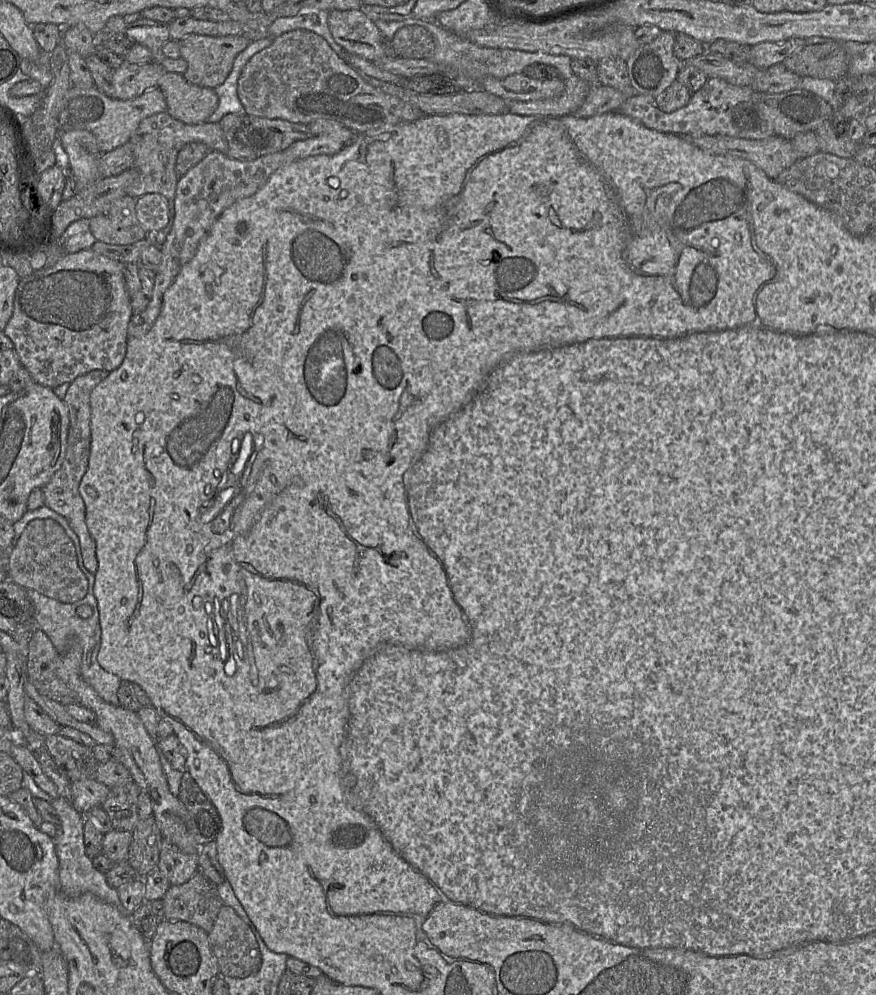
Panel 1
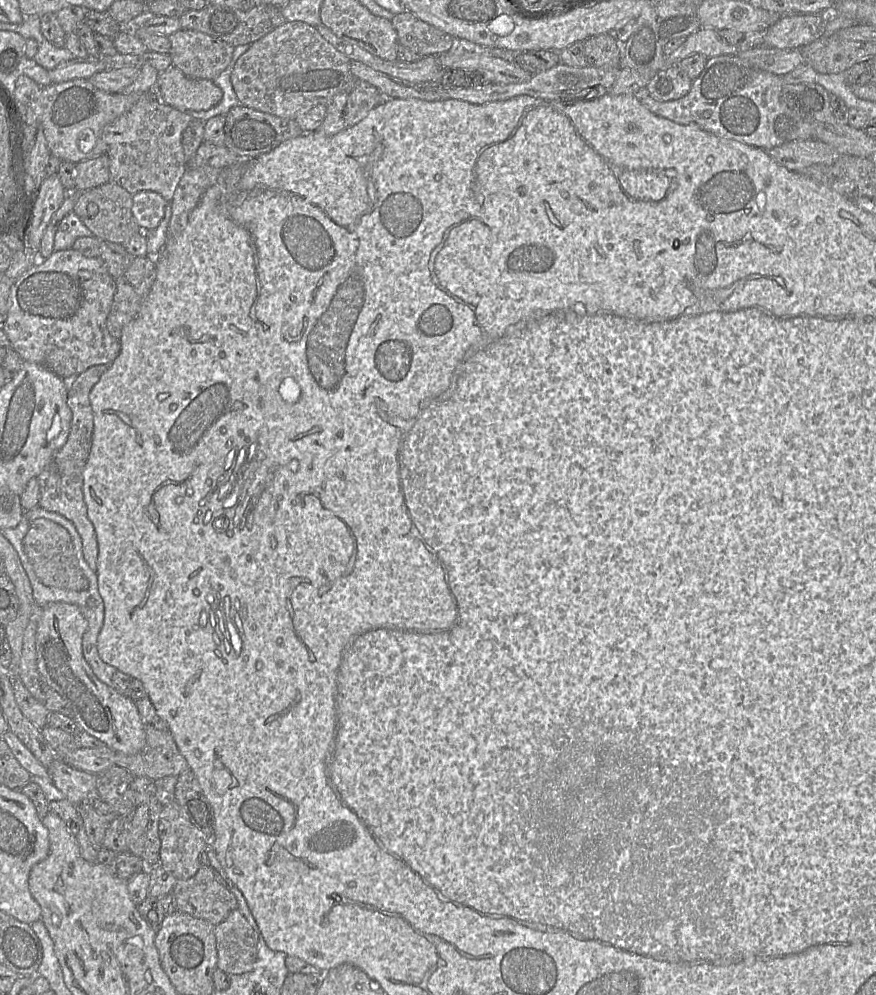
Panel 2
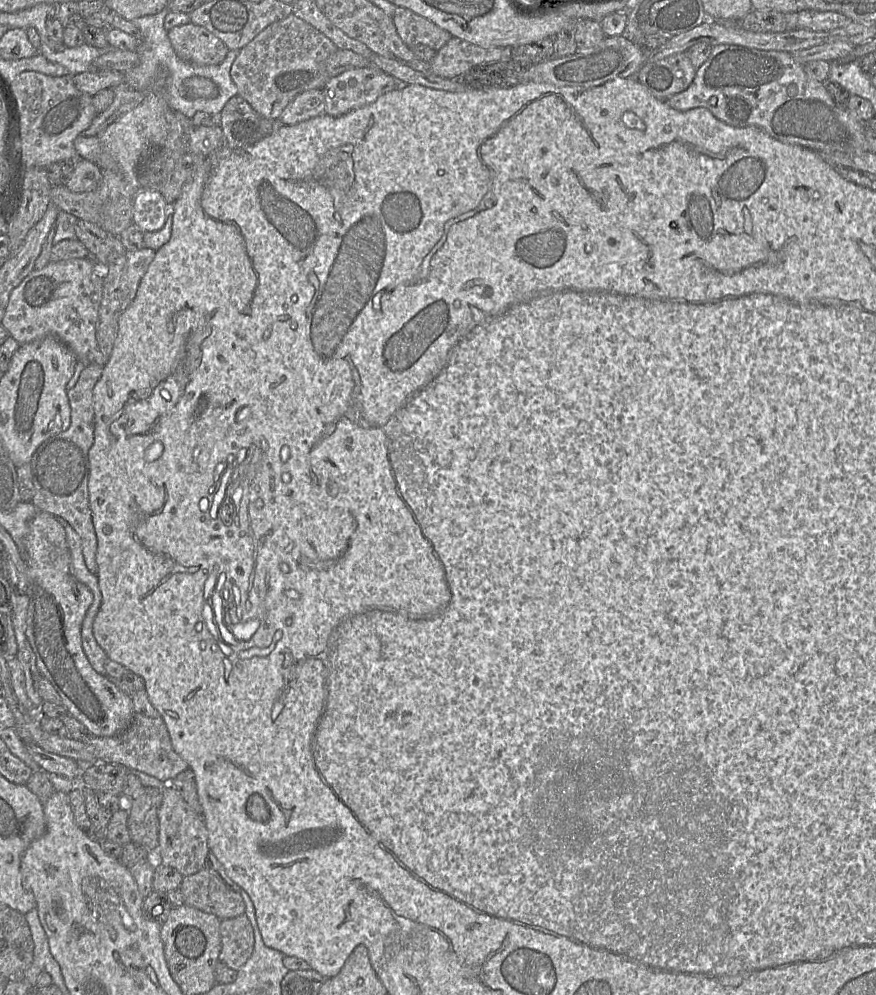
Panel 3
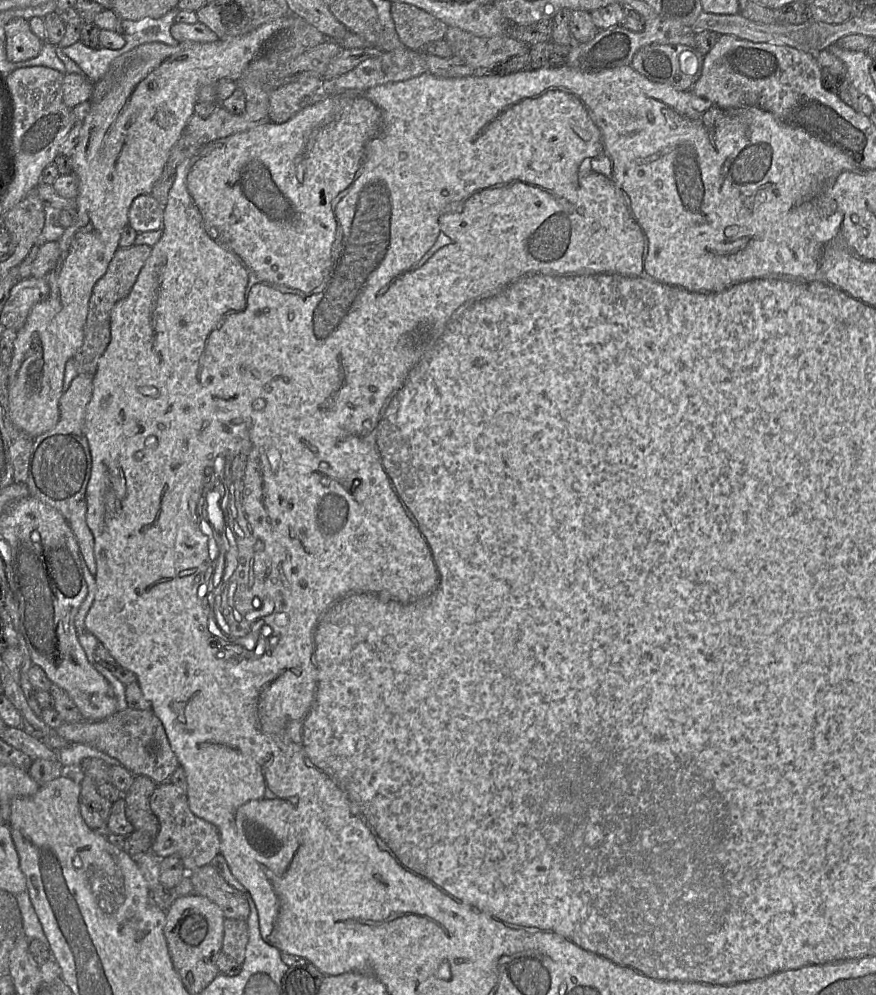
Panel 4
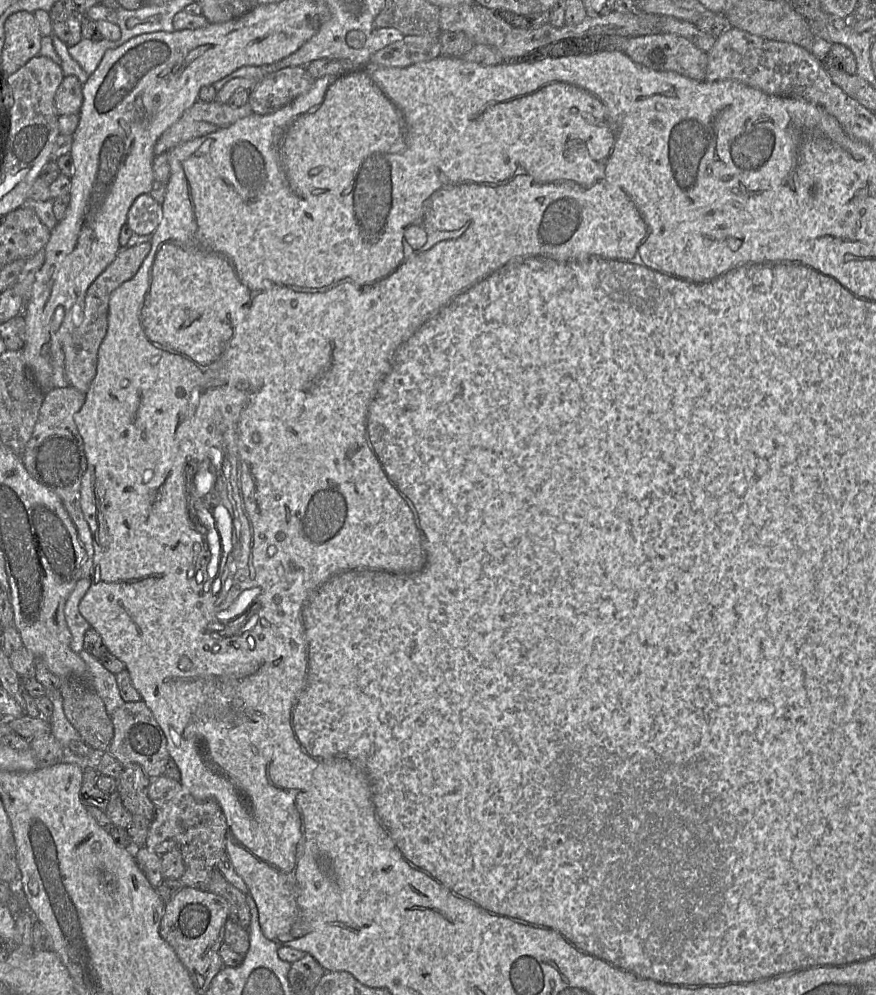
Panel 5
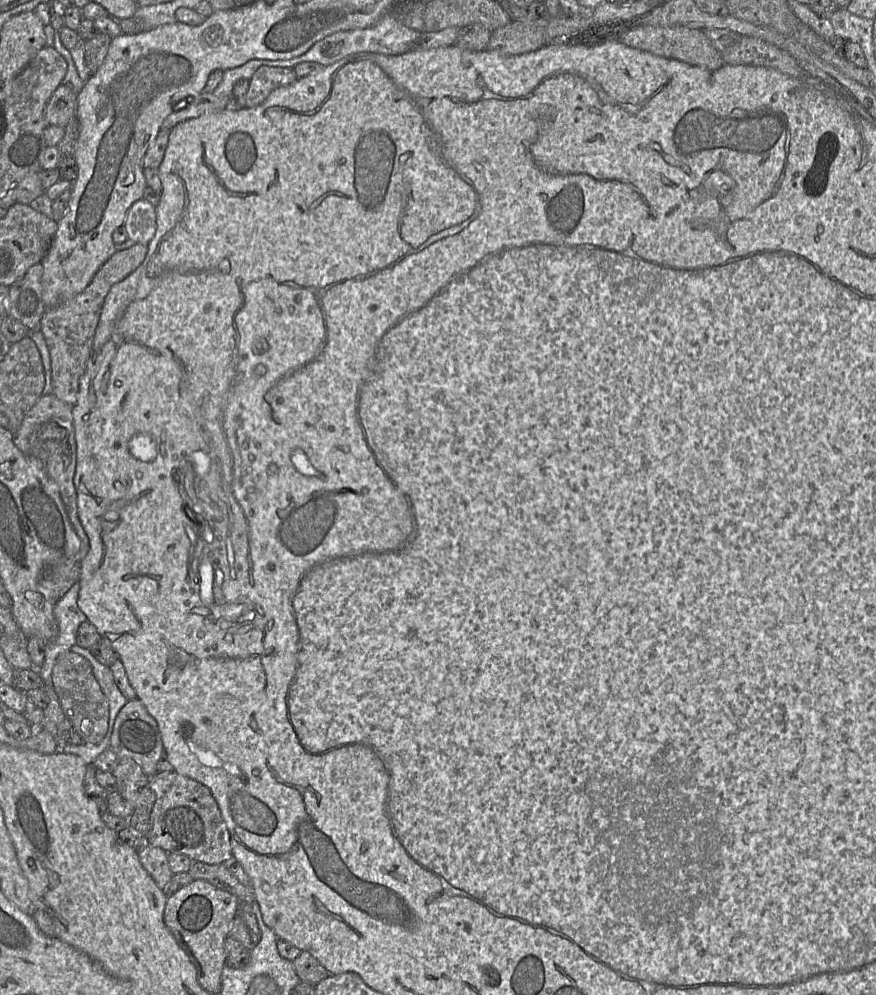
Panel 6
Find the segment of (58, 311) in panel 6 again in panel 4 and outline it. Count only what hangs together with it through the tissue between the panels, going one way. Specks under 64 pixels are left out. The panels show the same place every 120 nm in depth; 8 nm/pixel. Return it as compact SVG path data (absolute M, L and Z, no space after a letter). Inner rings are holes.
M133 245L128 248L118 248L110 261L106 273L96 282L89 301L88 315L84 327L83 344L74 356L78 374L94 375L98 362L105 352L110 339L110 315L114 305L126 298L146 260L150 256L152 247L148 245Z

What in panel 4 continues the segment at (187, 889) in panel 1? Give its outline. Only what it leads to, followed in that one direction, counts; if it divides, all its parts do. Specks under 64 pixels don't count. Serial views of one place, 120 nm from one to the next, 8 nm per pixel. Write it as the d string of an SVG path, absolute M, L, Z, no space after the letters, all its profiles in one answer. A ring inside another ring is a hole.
M208 864L187 875L195 895L206 897L219 906L225 918L247 921L250 907L245 895L229 885L215 867Z

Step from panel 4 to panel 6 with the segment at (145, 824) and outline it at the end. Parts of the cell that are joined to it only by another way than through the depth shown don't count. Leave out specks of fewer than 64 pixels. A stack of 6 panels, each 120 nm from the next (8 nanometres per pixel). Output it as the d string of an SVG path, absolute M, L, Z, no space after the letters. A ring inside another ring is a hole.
M131 758L118 759L112 771L116 779L116 791L133 807L151 807L155 793L149 786L149 777Z

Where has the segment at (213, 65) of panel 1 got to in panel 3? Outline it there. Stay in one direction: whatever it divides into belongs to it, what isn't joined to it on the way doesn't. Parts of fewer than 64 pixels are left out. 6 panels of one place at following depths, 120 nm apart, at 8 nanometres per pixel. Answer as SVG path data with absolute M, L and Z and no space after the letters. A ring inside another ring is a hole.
M192 22L173 27L168 37L180 59L198 65L218 65L229 52L217 36Z

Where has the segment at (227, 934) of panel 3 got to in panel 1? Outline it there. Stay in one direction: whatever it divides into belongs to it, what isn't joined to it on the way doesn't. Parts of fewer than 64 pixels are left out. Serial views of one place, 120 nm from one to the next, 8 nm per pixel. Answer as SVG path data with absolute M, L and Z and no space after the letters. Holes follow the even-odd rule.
M221 907L213 928L208 933L208 941L217 958L220 976L244 979L259 972L262 957L255 935L231 907Z

